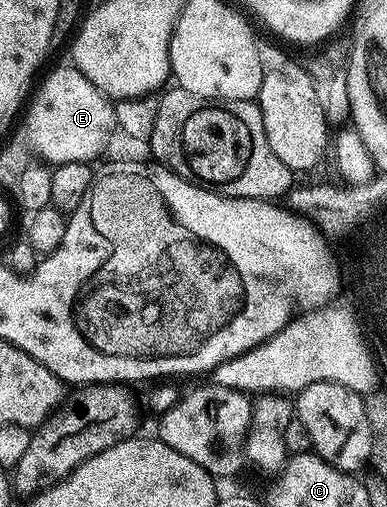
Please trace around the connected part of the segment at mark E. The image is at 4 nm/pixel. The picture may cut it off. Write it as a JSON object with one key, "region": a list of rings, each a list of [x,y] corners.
{"region":[[[72,64],[60,66],[57,70],[52,70],[48,74],[48,79],[40,86],[40,91],[31,99],[27,107],[32,112],[32,118],[28,120],[28,134],[32,134],[34,149],[40,150],[40,162],[44,164],[55,164],[61,166],[67,162],[87,162],[91,163],[92,158],[96,158],[105,153],[107,140],[116,126],[116,115],[111,101],[91,82],[88,81],[82,72],[76,70]]]}

